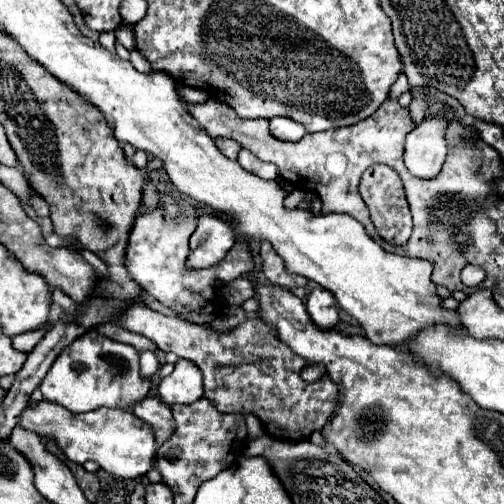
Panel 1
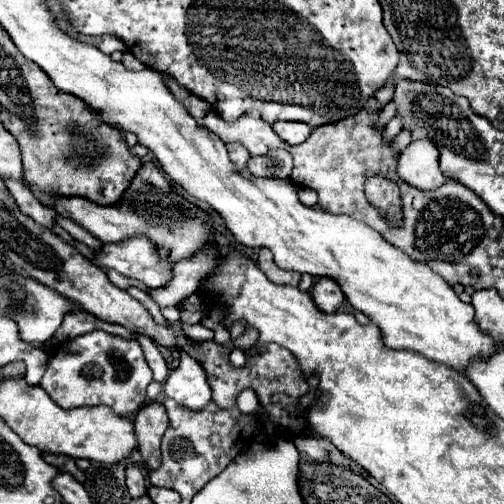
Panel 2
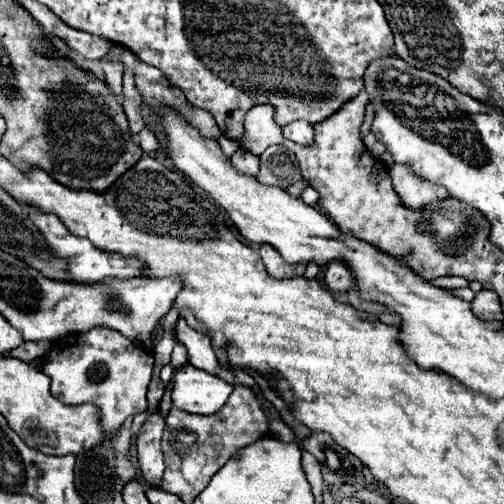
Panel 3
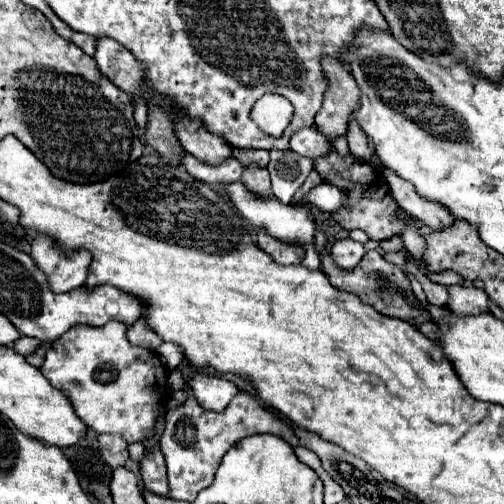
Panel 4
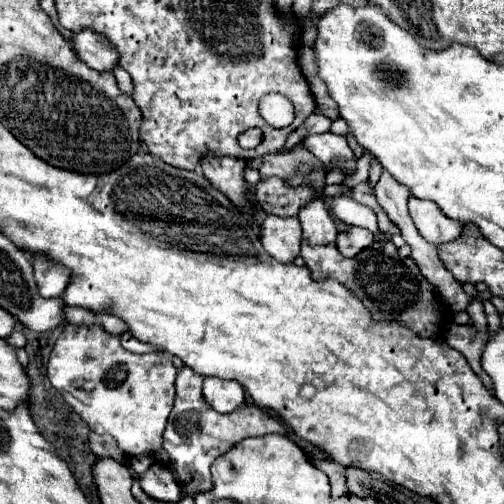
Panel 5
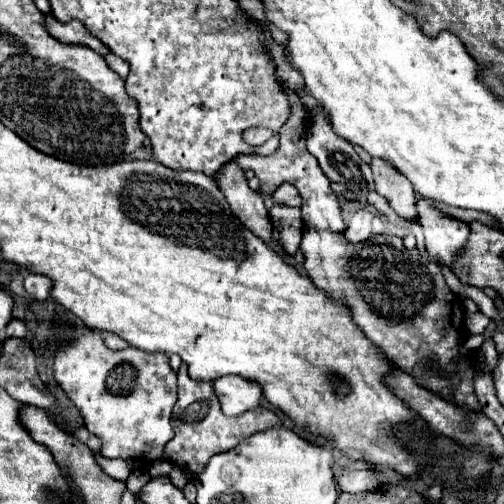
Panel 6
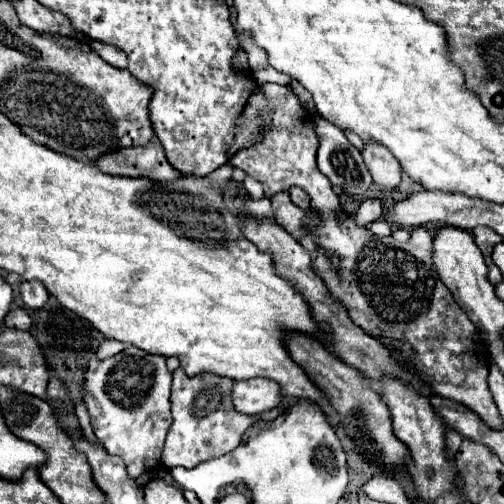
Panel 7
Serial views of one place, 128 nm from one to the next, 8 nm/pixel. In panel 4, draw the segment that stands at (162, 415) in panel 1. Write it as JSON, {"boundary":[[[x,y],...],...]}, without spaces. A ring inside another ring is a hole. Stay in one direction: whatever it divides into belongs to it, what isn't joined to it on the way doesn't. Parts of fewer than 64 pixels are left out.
{"boundary":[[[160,446],[146,448],[146,454],[140,462],[140,474],[142,474],[142,482],[144,482],[146,490],[160,494],[160,496],[168,496],[166,464],[164,464],[164,456],[160,452]]]}

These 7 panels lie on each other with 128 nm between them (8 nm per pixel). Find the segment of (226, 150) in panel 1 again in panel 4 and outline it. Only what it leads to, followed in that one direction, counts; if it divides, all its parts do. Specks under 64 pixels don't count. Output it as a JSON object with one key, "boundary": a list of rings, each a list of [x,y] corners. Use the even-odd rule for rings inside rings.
{"boundary":[[[246,166],[244,172],[242,172],[242,182],[256,194],[264,196],[264,194],[272,194],[270,190],[270,176],[268,176],[268,170],[266,168],[260,168],[260,166]]]}

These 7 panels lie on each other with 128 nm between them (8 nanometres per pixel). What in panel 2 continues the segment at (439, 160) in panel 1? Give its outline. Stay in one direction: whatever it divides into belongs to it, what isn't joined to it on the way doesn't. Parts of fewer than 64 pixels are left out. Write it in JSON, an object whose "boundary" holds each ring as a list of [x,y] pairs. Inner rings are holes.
{"boundary":[[[412,140],[400,154],[398,176],[420,190],[434,190],[444,184],[444,174],[438,166],[440,152],[432,140]]]}

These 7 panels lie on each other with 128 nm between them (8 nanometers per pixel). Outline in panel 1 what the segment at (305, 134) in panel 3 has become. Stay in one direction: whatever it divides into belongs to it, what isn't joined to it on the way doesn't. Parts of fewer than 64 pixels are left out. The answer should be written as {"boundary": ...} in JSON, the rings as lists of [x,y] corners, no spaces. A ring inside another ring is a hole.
{"boundary":[[[276,116],[276,118],[270,118],[268,122],[270,122],[270,132],[272,132],[272,136],[278,136],[280,140],[292,140],[292,142],[296,142],[296,140],[300,140],[300,138],[306,134],[304,126],[300,126],[300,124],[298,124],[296,120],[292,120],[292,118]]]}

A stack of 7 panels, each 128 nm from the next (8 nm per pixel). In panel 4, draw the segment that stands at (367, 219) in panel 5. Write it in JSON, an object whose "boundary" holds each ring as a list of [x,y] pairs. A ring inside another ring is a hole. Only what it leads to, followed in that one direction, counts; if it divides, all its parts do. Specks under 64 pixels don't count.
{"boundary":[[[320,184],[320,186],[312,188],[308,194],[304,194],[302,200],[306,200],[308,206],[316,206],[318,210],[334,212],[334,210],[338,210],[346,202],[346,196],[336,186]]]}

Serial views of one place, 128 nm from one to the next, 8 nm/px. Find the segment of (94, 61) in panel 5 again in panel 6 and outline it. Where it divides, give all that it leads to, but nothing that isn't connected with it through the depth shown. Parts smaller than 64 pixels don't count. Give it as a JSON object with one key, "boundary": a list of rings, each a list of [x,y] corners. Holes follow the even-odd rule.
{"boundary":[[[46,16],[46,28],[56,40],[60,40],[64,44],[82,44],[82,46],[92,48],[100,56],[108,54],[108,48],[98,38],[94,38],[80,20],[72,20],[68,24],[62,24],[54,16]]]}

